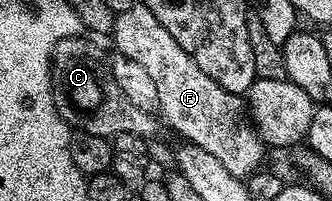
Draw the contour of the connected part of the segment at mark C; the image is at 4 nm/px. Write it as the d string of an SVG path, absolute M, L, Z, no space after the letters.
M85 37L59 41L53 50L53 94L57 101L57 112L70 128L96 135L112 137L119 133L135 133L135 137L145 140L158 134L157 123L150 112L139 109L132 101L127 101L123 89L109 68L109 59L101 56L101 51Z

